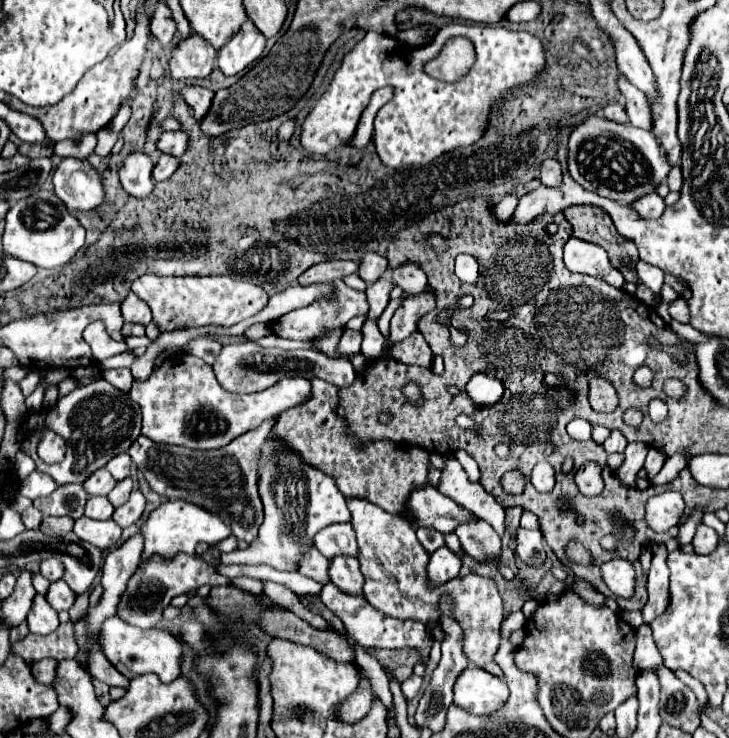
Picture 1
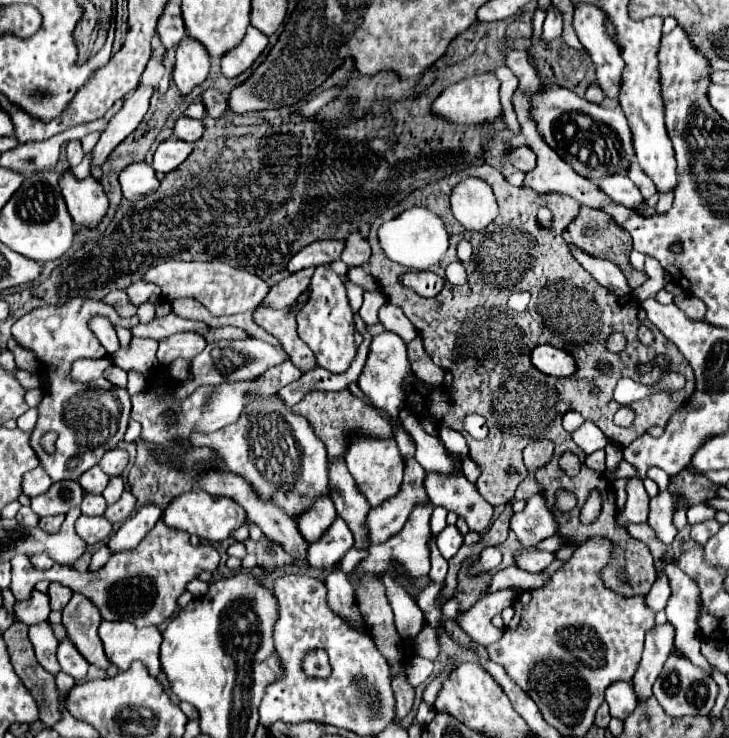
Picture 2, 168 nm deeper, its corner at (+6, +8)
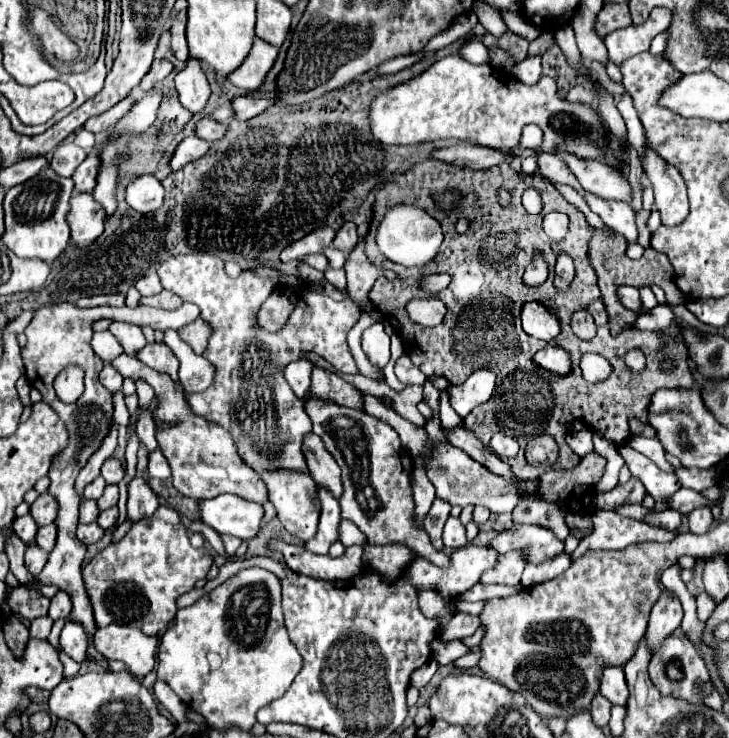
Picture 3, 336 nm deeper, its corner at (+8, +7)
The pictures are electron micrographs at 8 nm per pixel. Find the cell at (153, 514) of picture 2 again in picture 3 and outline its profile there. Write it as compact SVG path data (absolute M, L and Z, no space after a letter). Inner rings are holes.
M133 478L129 482L129 500L127 500L127 520L131 524L149 518L159 508L157 494L141 480Z

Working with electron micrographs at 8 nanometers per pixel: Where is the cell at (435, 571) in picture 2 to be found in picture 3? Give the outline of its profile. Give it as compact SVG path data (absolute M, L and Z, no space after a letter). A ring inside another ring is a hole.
M435 498L433 506L431 506L431 512L427 514L425 518L425 530L431 538L431 544L435 546L435 550L443 550L443 542L441 542L441 532L443 532L443 524L445 520L449 518L449 512L451 512L451 506L447 506L447 502Z

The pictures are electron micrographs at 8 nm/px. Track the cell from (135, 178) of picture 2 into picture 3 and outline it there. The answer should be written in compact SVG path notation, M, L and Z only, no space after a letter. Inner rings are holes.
M141 174L137 176L125 190L125 200L127 204L137 210L137 212L153 212L163 204L163 186L161 182L151 176L151 174Z

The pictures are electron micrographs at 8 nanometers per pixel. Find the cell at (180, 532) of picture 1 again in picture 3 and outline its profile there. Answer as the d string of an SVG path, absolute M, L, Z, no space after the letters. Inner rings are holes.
M221 494L209 500L199 500L201 522L217 534L229 534L241 540L255 538L263 518L263 508L235 494Z

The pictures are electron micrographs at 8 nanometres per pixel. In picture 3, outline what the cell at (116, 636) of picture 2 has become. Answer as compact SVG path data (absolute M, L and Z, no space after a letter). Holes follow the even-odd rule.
M109 624L93 634L95 648L107 660L121 660L137 678L147 676L155 666L157 636L147 636L139 628Z

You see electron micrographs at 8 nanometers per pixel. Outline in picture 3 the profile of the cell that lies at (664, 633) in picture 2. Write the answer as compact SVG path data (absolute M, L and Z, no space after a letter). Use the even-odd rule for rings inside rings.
M661 594L659 602L651 610L649 628L643 636L651 654L655 654L655 650L661 648L665 638L671 636L681 626L681 618L683 618L681 602L673 594Z

